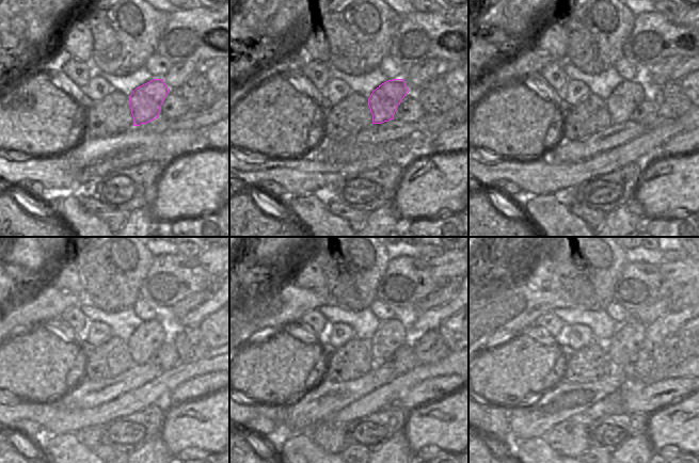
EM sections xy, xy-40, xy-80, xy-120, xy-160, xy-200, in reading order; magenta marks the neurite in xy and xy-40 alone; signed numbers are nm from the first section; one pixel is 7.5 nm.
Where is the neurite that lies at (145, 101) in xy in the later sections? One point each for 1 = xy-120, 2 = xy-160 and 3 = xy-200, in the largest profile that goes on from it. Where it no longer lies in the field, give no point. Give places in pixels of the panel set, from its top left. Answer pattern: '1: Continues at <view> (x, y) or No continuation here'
1: Continues at xy-120 (149, 335)
2: Continues at xy-160 (392, 334)
3: Continues at xy-200 (629, 337)

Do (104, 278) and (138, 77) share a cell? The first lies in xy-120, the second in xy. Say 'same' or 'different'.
different

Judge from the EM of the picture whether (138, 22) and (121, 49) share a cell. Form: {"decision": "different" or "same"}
{"decision": "same"}

